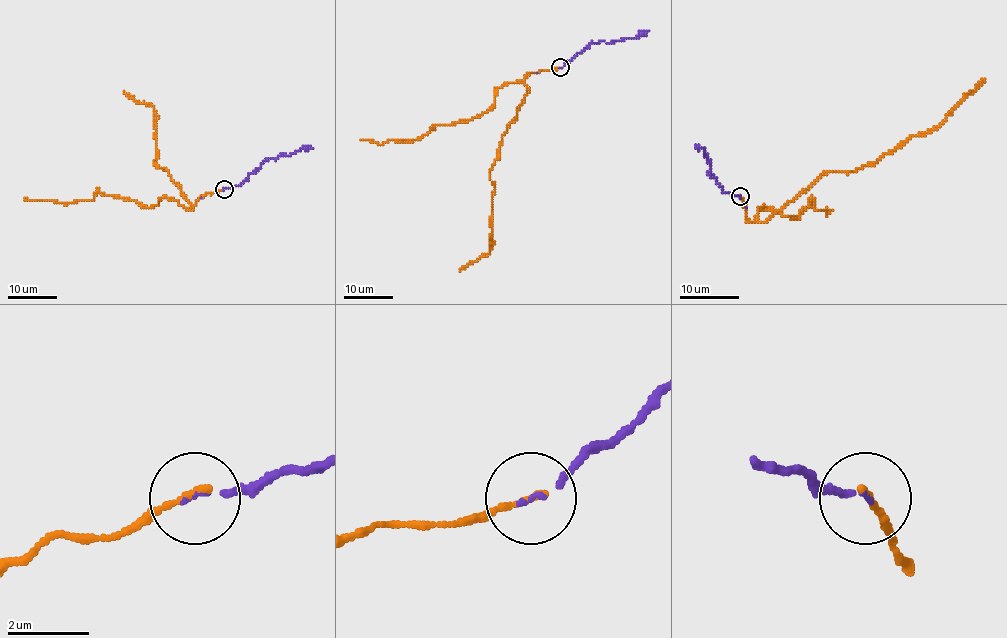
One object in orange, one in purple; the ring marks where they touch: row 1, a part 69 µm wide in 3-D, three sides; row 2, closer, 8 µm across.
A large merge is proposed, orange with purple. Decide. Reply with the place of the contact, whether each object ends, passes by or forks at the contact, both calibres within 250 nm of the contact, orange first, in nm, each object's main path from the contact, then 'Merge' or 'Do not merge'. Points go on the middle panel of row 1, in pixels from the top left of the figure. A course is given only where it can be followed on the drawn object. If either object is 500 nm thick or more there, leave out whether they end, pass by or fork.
Place: (560, 67). At the ring orange ends. At the ring purple ends. Thickness 170 nm (orange) against 90 nm. Course of orange: (560, 67), (529, 73), (524, 79), (529, 92), (490, 171), (491, 250), (459, 271). Course of purple: (560, 67), (591, 43), (621, 41), (648, 31). Merge

